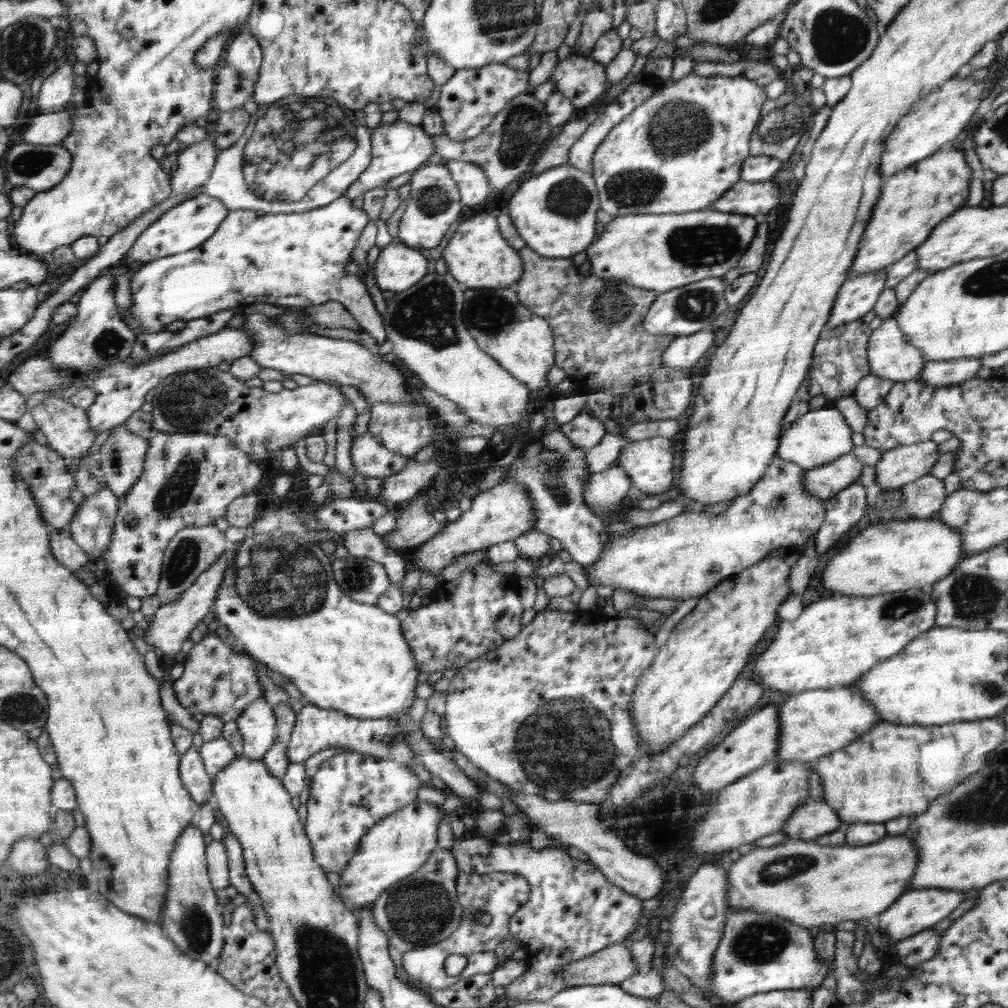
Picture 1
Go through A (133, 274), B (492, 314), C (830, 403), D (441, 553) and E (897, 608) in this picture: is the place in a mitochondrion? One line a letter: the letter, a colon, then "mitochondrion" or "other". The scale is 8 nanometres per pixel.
A: other
B: mitochondrion
C: other
D: other
E: mitochondrion

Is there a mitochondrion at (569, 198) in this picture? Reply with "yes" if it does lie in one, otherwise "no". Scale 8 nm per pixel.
yes

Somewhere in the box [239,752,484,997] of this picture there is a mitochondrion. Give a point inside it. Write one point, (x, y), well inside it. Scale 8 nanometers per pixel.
(420, 910)

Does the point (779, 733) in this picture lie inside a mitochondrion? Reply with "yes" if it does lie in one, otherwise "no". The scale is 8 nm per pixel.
no

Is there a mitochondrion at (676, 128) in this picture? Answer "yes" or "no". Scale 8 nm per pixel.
yes

